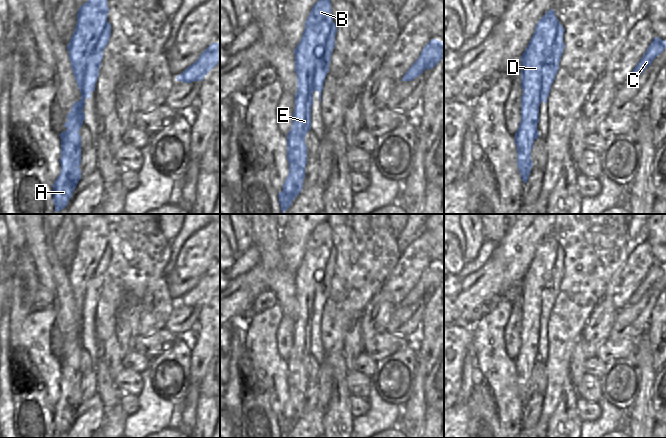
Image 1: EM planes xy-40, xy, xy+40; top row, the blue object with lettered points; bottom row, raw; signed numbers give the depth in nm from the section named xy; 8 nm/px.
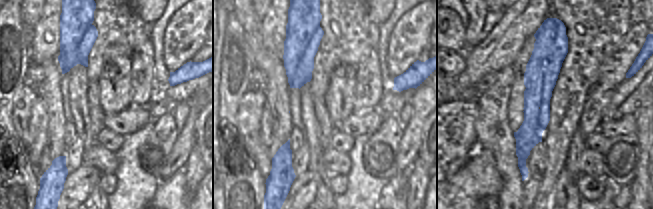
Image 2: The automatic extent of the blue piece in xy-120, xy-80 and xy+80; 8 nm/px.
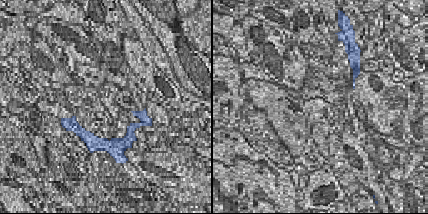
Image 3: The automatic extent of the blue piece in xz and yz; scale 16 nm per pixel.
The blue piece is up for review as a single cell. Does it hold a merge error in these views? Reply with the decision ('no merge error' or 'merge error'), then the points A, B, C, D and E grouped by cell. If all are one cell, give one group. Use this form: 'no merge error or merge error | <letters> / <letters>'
merge error | A B D E / C

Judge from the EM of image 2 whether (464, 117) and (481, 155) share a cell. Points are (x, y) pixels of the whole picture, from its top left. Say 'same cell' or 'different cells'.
different cells

